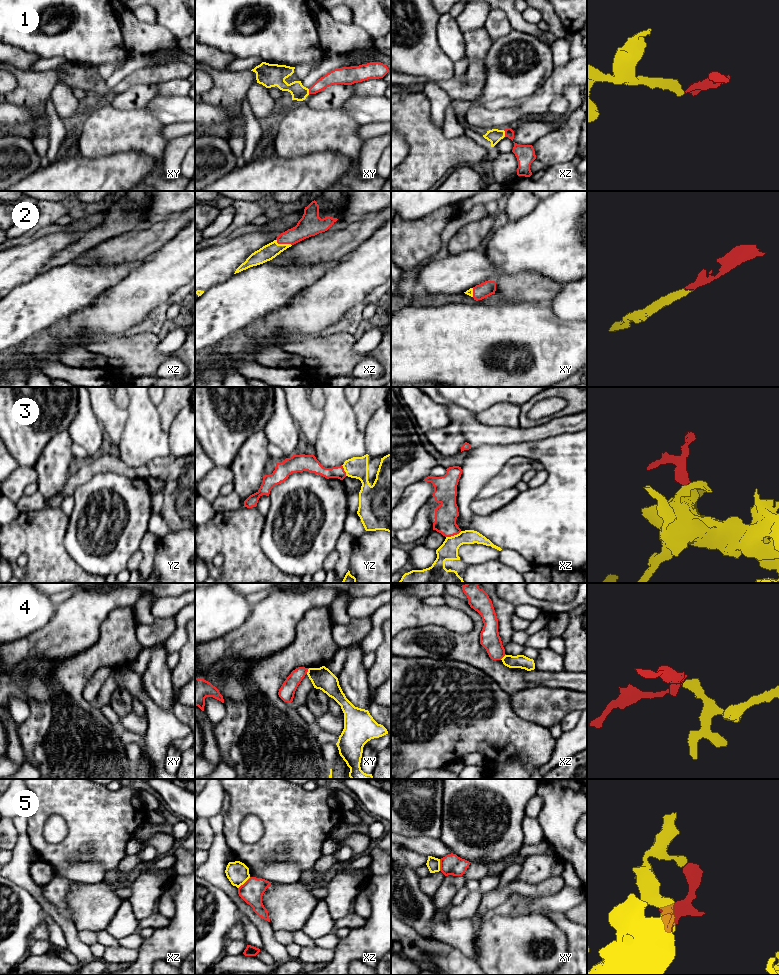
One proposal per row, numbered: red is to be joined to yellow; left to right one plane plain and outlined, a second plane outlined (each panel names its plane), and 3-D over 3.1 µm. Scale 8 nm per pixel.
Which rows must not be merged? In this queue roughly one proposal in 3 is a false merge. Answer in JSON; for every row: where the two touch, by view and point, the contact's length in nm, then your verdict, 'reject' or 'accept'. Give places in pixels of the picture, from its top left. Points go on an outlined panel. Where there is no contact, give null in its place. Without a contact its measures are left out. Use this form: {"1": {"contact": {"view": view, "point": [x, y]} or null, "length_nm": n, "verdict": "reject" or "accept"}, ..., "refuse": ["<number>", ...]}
{"1": {"contact": {"view": "xz", "point": [504, 133]}, "length_nm": 60, "verdict": "accept"}, "2": {"contact": {"view": "xz", "point": [283, 244]}, "length_nm": 140, "verdict": "accept"}, "3": {"contact": {"view": "xz", "point": [454, 535]}, "length_nm": 140, "verdict": "accept"}, "4": {"contact": {"view": "xy", "point": [308, 671]}, "length_nm": 50, "verdict": "reject"}, "5": {"contact": {"view": "xz", "point": [244, 882]}, "length_nm": 140, "verdict": "reject"}, "refuse": ["4", "5"]}

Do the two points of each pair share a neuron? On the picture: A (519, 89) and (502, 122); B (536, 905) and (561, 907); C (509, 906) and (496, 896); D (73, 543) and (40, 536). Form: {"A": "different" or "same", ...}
{"A": "same", "B": "same", "C": "different", "D": "different"}

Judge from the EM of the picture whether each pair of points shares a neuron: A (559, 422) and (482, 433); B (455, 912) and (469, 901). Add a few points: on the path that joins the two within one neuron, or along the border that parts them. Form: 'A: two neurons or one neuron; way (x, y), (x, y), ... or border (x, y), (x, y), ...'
A: one neuron; way (540, 432), (521, 435), (501, 435)
B: one neuron; way (458, 912), (466, 904)

